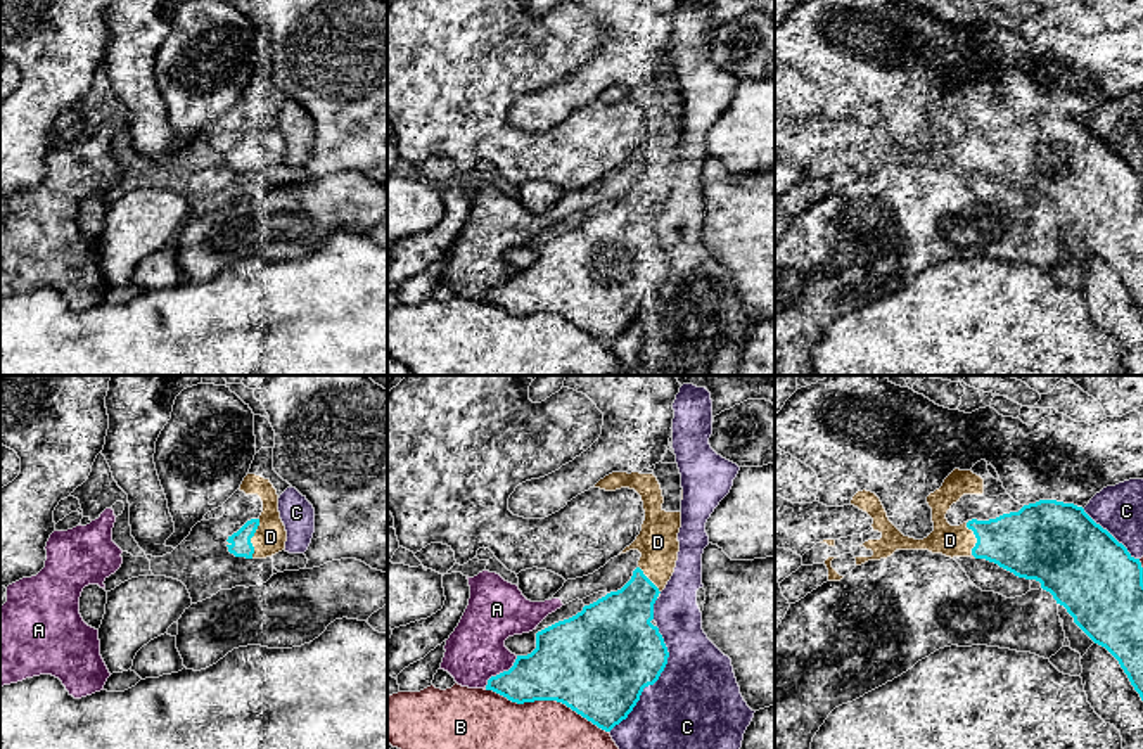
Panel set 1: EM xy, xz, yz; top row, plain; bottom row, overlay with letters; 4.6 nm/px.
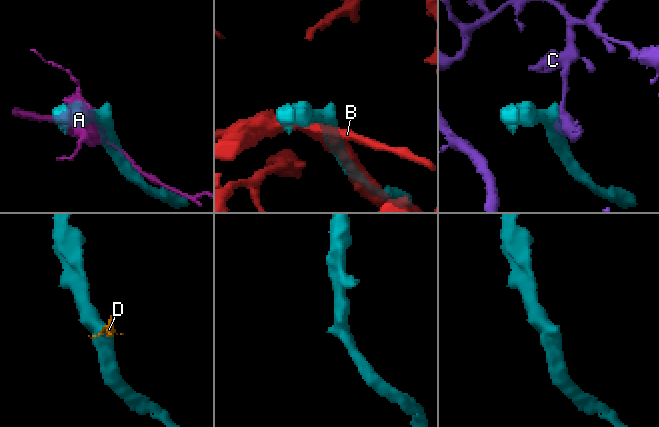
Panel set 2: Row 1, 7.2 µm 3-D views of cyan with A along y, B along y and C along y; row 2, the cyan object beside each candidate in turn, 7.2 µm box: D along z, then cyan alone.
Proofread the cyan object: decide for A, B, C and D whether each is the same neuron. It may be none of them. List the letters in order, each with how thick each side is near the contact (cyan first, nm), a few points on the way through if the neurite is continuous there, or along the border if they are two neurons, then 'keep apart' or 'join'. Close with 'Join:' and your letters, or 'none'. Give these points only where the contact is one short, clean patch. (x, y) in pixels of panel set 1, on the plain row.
A: 280/280 nm | keep apart
B: 440/480 nm | keep apart
C: 460/500 nm | keep apart
D: 100/150 nm | across xy (241, 158), (251, 149), (270, 149) | join
Join: D

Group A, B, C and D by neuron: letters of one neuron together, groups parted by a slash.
A / B / C / D

